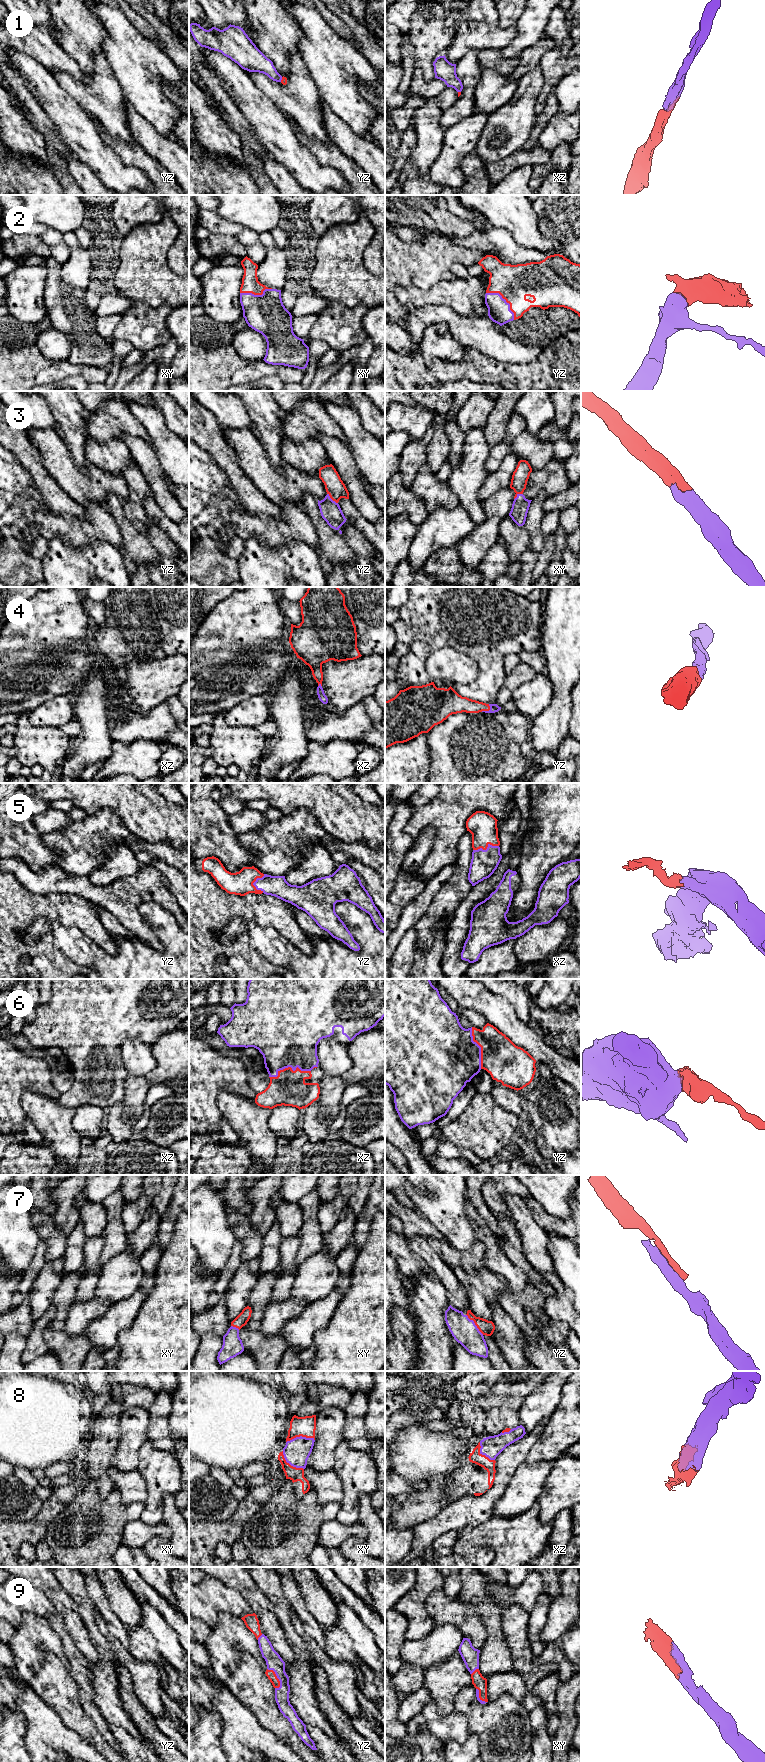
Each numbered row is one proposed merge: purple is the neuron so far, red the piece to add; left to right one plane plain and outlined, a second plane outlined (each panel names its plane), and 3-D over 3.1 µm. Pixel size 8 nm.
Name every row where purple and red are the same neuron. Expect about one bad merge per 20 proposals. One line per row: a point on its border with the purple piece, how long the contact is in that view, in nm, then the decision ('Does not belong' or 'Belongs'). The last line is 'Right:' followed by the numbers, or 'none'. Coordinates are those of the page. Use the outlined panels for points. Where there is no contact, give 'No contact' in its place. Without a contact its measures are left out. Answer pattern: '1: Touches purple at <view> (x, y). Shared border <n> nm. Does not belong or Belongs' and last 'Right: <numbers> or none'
1: Touches purple at yz (281, 79). Shared border 40 nm. Belongs
2: Touches purple at yz (505, 300). Shared border 320 nm. Belongs
3: Touches purple at yz (331, 499). Shared border 120 nm. Belongs
4: Touches purple at yz (487, 711). Shared border 90 nm. Belongs
5: Touches purple at xz (487, 848). Shared border 220 nm. Belongs
6: Touches purple at xz (288, 1066). Shared border 340 nm. Belongs
7: Touches purple at yz (474, 1324). Shared border 220 nm. Belongs
8: Touches purple at xy (300, 1436). Shared border 240 nm. Belongs
9: Touches purple at yz (277, 1677). Shared border 190 nm. Belongs
Right: 1, 2, 3, 4, 5, 6, 7, 8, 9

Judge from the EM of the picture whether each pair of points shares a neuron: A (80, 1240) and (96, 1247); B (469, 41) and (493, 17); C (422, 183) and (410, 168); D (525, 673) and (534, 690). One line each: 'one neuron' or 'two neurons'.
A: two neurons
B: two neurons
C: one neuron
D: two neurons

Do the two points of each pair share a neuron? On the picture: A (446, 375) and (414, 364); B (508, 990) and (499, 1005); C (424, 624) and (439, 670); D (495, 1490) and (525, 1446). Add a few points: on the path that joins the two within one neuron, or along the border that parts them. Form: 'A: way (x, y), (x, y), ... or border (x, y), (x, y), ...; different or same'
A: way (438, 373), (422, 372); same
B: border (487, 989), (502, 995), (512, 1005), (518, 1015); different
C: border (456, 649), (434, 650), (425, 662), (427, 675); different
D: way (502, 1479), (505, 1468), (516, 1457); same

